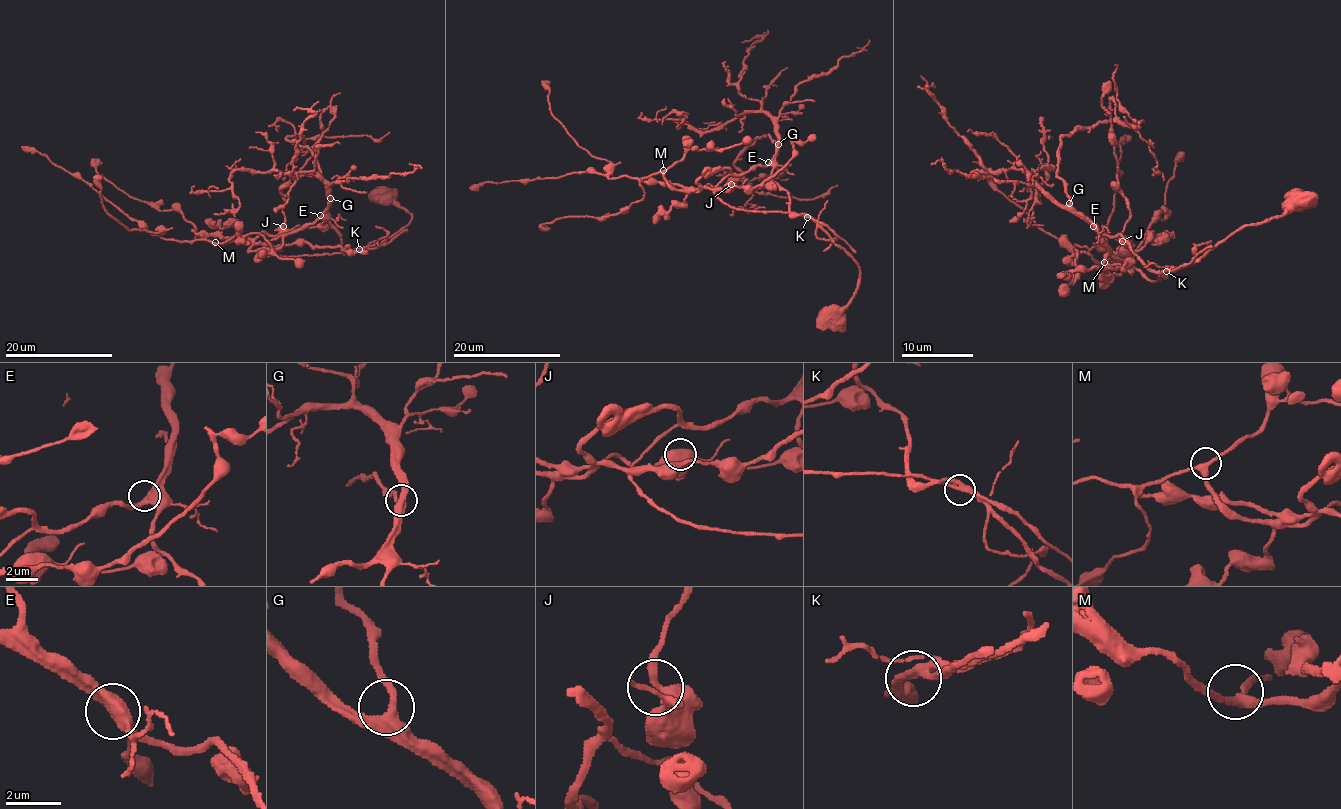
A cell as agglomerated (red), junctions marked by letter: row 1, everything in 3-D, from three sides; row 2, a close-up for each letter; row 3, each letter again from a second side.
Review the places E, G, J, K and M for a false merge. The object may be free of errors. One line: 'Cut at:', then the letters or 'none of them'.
Cut at: K

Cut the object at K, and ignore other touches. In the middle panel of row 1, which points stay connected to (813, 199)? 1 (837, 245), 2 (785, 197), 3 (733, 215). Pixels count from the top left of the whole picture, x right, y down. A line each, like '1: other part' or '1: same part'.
1: same part
2: same part
3: same part

